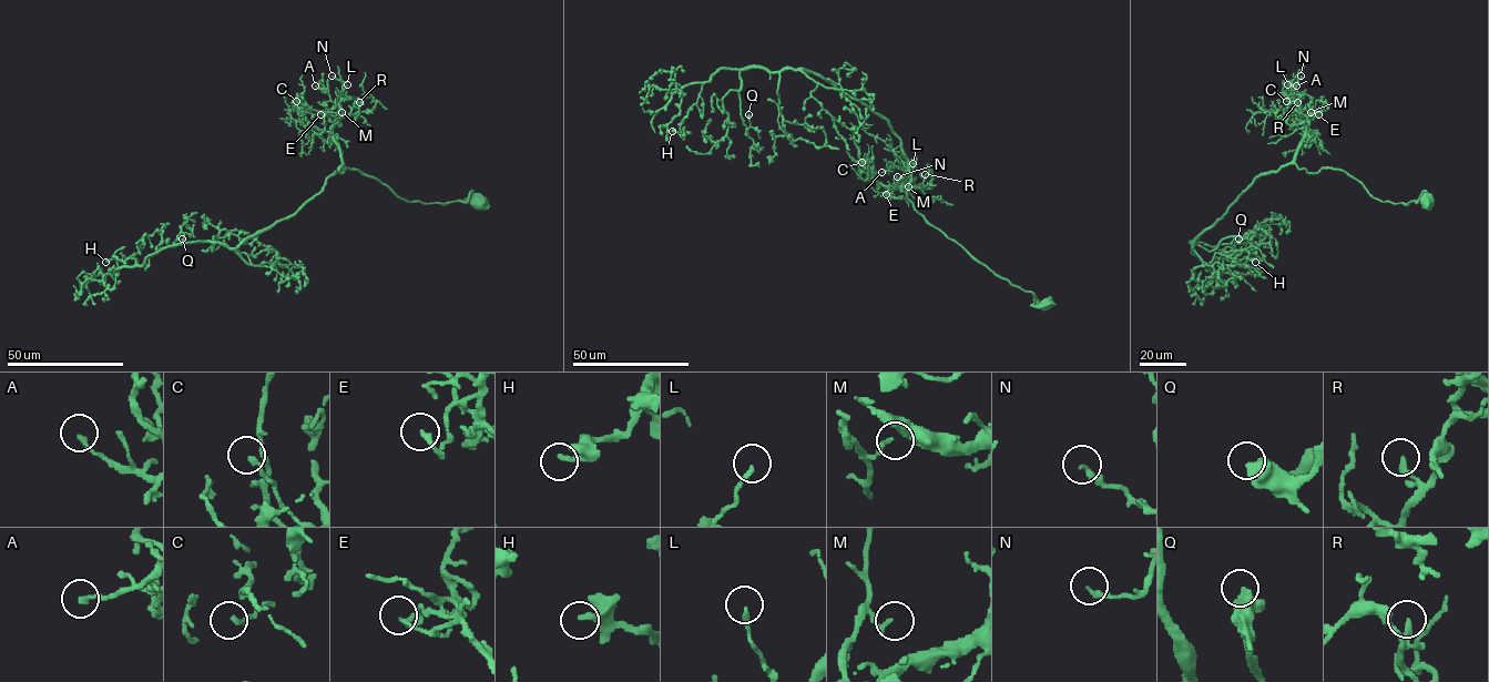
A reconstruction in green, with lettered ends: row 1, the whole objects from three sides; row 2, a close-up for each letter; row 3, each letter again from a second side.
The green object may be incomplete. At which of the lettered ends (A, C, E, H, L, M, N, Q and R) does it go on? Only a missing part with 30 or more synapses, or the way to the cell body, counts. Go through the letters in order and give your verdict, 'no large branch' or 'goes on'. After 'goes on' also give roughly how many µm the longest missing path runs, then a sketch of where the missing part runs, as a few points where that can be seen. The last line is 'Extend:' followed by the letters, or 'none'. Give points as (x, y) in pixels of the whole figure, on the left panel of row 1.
A: no large branch
C: no large branch
E: no large branch
H: no large branch
L: no large branch
M: no large branch
N: no large branch
Q: no large branch
R: no large branch
Extend: none

